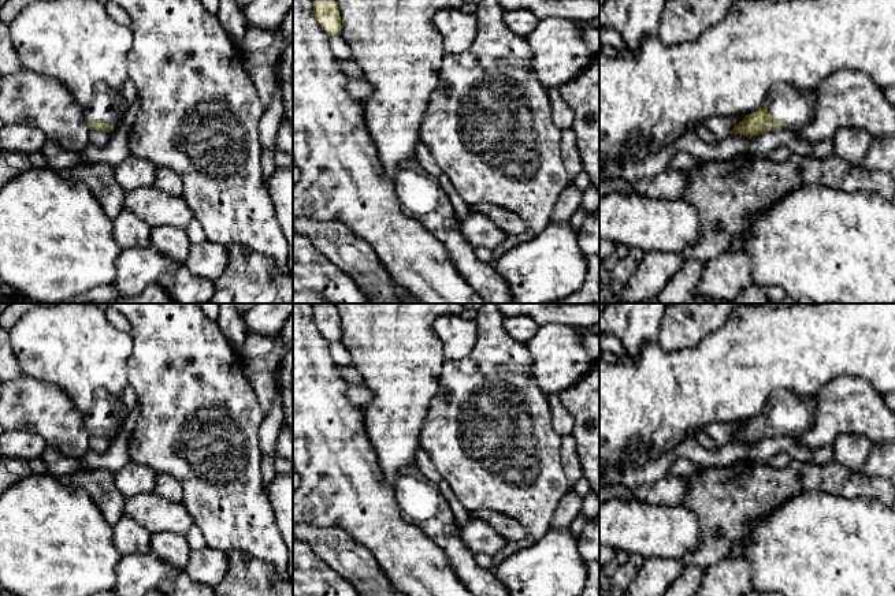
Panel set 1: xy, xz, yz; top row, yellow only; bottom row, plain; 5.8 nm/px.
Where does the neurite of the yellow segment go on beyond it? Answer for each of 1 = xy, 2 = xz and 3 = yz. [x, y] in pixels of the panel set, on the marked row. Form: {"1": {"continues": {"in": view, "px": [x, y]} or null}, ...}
{"1": {"continues": {"in": "xy", "px": [107, 105]}}, "2": {"continues": null}, "3": {"continues": {"in": "yz", "px": [793, 108]}}}

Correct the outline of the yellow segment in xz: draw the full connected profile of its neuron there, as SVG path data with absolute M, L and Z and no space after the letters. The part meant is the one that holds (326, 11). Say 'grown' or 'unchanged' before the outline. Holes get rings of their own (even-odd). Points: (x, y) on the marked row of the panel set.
unchanged; M312 0L313 12L320 27L331 37L341 36L342 22L335 0Z

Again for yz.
grown; M776 86L764 105L739 122L731 134L753 137L776 131L805 127L813 118L816 108L814 90L798 90L791 86Z

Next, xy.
grown; M99 85L93 98L85 107L85 123L90 130L114 131L129 107L119 90Z

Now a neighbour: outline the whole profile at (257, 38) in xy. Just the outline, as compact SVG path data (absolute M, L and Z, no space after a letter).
M246 26L245 37L248 40L248 46L259 51L270 48L274 40L271 31L255 26Z

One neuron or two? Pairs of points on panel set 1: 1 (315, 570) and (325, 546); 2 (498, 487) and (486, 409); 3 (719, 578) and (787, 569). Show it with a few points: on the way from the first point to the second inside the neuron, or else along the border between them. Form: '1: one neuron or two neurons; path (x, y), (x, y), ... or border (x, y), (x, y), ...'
1: two neurons; border (307, 543), (344, 578)
2: one neuron; path (498, 468), (493, 457), (493, 442), (489, 428)
3: two neurons; border (738, 557), (743, 557), (749, 562), (753, 581)

